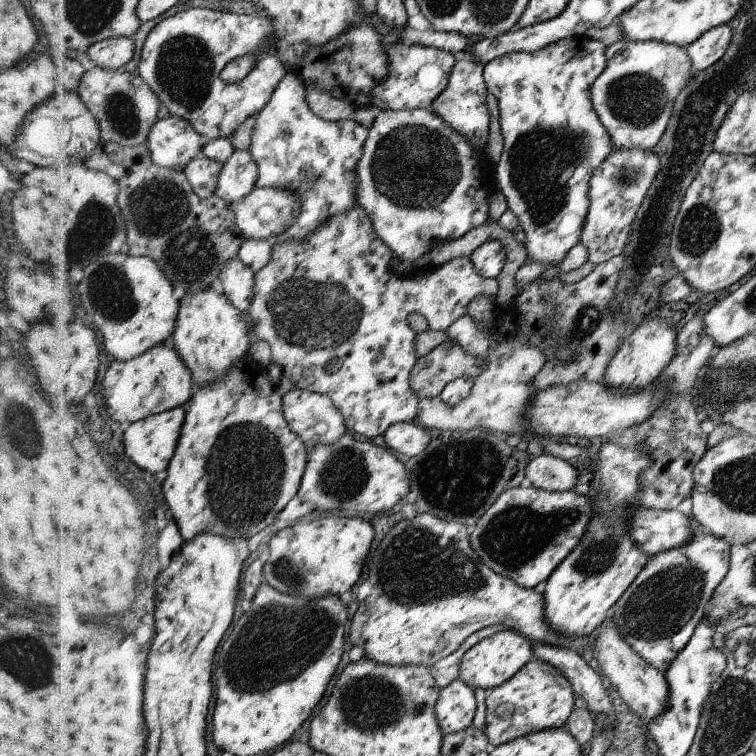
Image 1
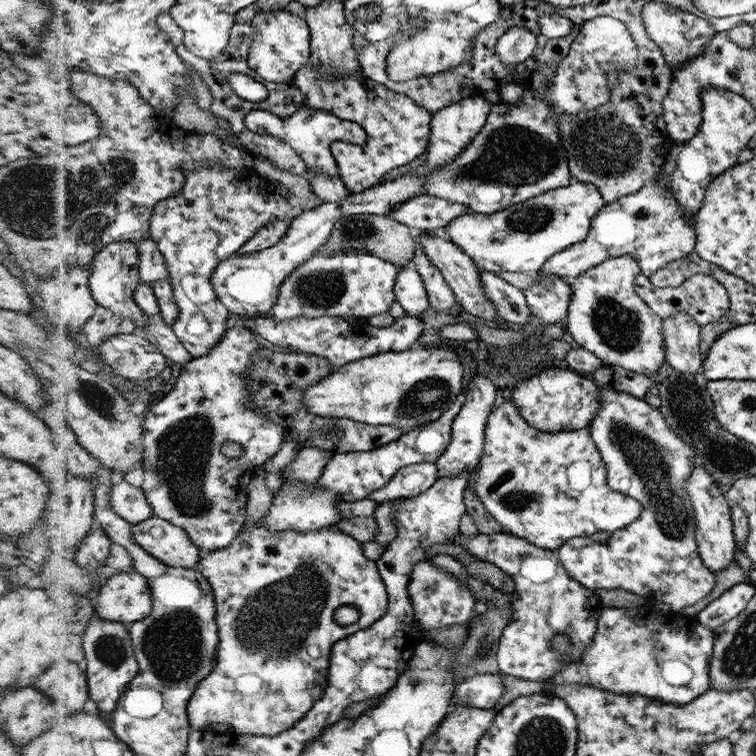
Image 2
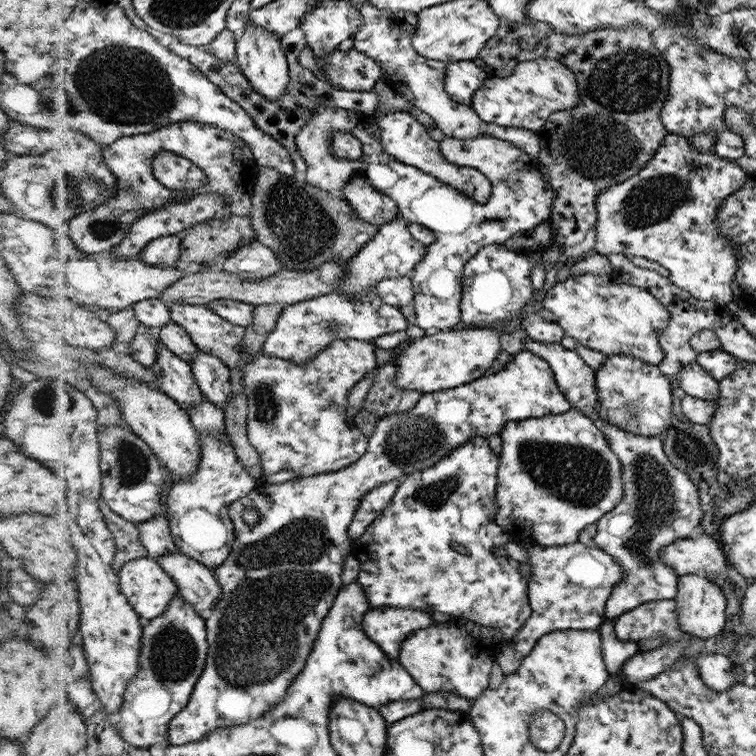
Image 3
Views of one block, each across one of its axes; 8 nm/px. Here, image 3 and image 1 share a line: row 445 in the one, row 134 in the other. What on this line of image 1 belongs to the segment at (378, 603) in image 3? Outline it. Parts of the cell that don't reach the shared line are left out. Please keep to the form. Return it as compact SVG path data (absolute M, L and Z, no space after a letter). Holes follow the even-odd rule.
M462 60L455 62L446 89L433 101L430 110L439 115L453 130L464 135L469 143L481 153L484 152L484 144L488 138L488 106L486 106L486 84L482 80L482 70L485 65L479 61Z

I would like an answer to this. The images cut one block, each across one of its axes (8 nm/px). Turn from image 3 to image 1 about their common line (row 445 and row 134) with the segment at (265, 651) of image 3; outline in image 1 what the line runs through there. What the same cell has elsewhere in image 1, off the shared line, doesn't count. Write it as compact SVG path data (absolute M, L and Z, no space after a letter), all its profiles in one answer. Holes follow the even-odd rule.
M376 109L375 122L358 167L357 203L371 218L376 235L400 261L416 261L438 243L450 243L489 220L488 198L498 189L496 164L429 109Z

